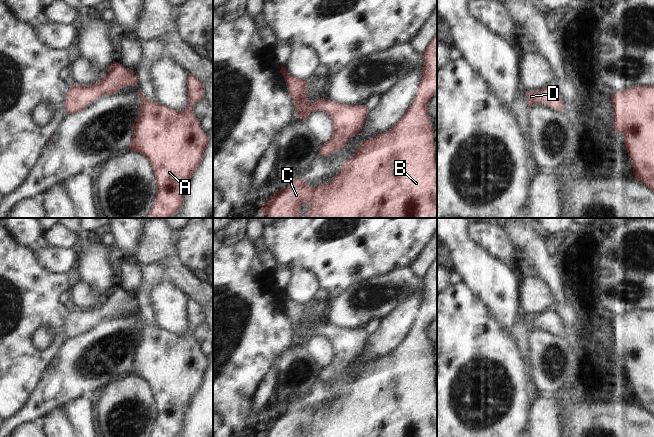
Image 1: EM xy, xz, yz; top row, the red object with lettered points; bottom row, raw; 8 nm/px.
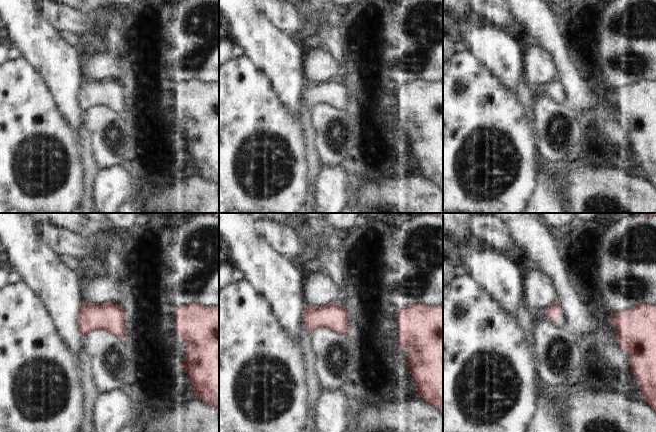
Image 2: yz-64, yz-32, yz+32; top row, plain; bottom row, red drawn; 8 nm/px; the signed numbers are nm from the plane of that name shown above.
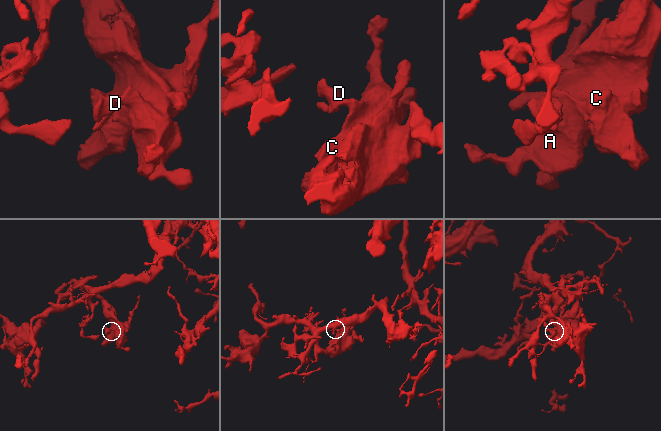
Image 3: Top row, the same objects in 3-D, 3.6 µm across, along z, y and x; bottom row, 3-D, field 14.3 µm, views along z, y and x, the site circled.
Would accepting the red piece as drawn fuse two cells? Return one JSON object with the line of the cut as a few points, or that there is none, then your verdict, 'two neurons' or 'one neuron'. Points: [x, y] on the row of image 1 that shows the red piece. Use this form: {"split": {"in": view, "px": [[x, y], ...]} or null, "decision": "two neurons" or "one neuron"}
{"split": null, "decision": "one neuron"}

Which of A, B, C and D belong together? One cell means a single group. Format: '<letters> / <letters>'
A B C D

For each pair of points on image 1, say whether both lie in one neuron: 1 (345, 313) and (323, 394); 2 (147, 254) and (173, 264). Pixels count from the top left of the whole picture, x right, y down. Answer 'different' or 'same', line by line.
1: different
2: same

